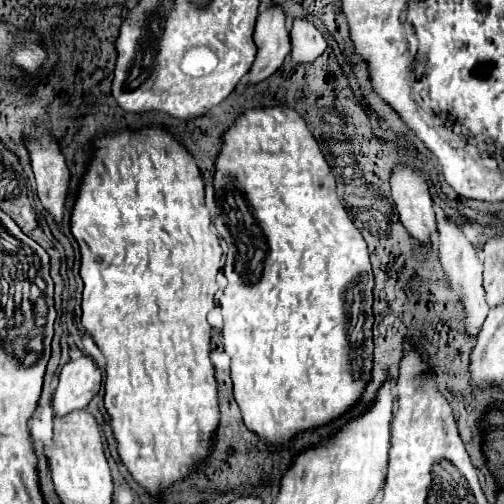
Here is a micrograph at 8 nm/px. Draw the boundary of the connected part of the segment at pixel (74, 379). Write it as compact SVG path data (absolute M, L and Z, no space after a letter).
M81 356L69 360L59 374L59 386L53 394L53 410L65 416L73 410L87 408L91 398L101 388L101 370L93 358Z

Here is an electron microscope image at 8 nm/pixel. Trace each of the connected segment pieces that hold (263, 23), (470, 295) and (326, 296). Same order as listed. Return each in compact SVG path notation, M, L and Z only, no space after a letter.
M271 4L267 8L261 8L253 38L257 44L257 58L251 70L239 82L239 88L247 84L257 84L271 76L275 70L279 70L285 56L291 52L287 14L281 6Z
M439 218L437 228L439 228L439 256L441 256L443 270L449 276L451 288L461 292L461 298L463 298L463 304L465 304L465 312L467 312L465 332L467 332L467 336L477 336L483 322L485 322L485 318L487 318L487 312L489 312L489 306L485 304L483 264L481 264L481 260L477 256L477 244L471 242L465 236L461 224L457 224L457 222L449 220L449 218Z
M287 104L249 108L221 134L221 152L215 164L213 186L215 186L215 198L217 198L215 228L227 242L227 262L225 262L227 286L223 290L223 296L219 298L219 304L223 308L223 340L225 340L225 352L231 358L231 380L233 380L235 400L243 412L243 420L249 430L263 436L271 444L287 442L293 434L309 426L325 424L337 418L339 414L343 414L349 408L349 404L355 404L361 398L361 392L365 390L365 384L361 384L361 380L353 380L353 372L349 372L349 336L345 336L345 320L349 320L349 316L345 308L345 294L349 284L363 286L363 294L365 294L363 316L369 316L369 324L365 324L365 332L371 332L373 328L373 310L371 310L373 270L371 270L367 242L363 240L363 234L355 228L343 202L337 196L335 176L331 174L331 168L319 148L319 142L309 132L305 118L295 108L289 108Z

